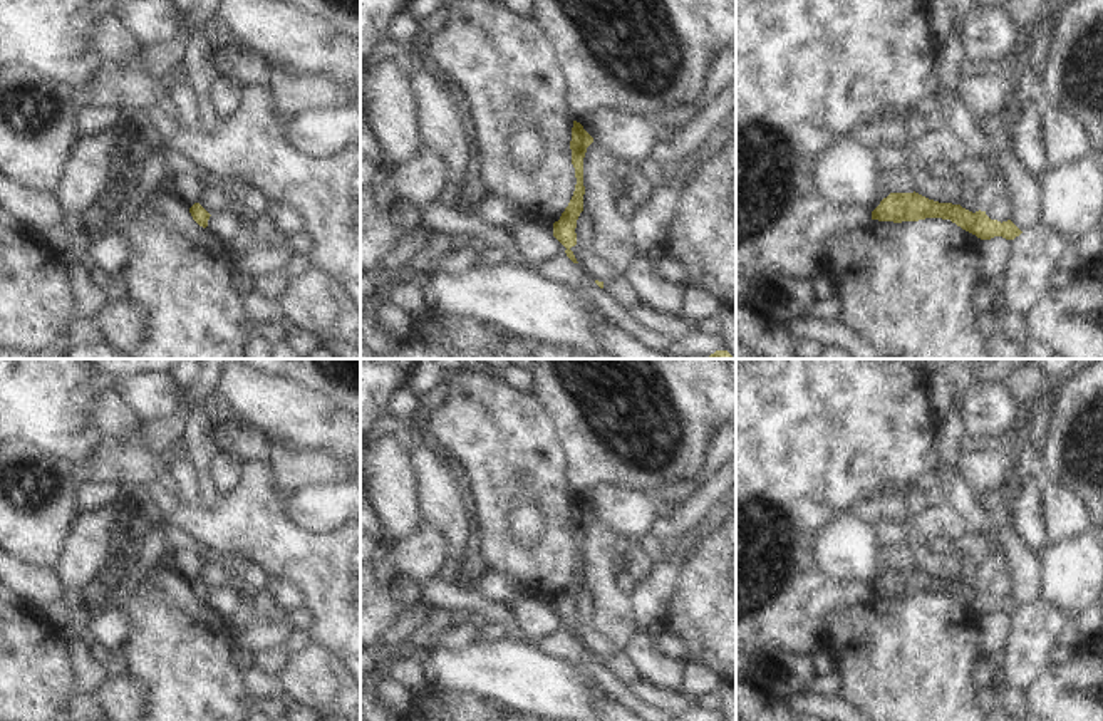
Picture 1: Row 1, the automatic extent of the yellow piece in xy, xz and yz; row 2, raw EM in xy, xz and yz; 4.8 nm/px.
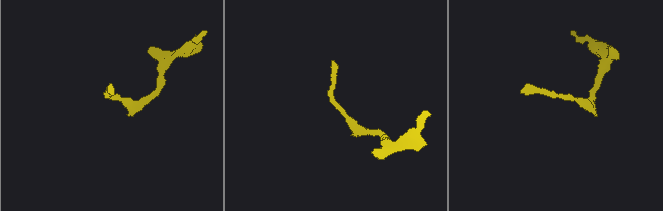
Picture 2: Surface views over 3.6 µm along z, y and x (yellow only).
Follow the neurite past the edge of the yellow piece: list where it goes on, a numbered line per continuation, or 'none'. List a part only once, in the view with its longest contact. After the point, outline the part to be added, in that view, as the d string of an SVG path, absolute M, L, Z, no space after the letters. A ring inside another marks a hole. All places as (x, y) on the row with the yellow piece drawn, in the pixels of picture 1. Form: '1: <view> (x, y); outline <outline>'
none

